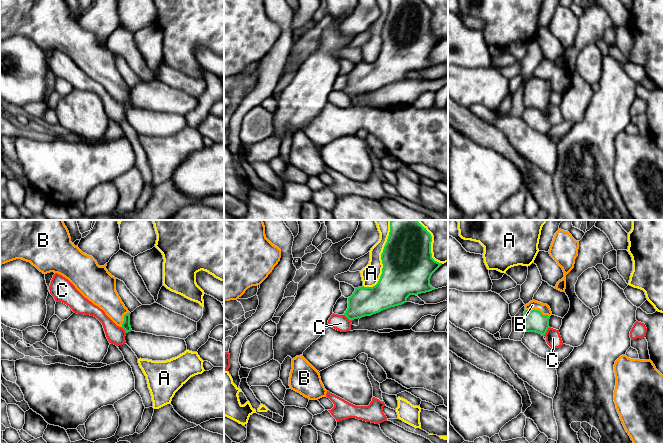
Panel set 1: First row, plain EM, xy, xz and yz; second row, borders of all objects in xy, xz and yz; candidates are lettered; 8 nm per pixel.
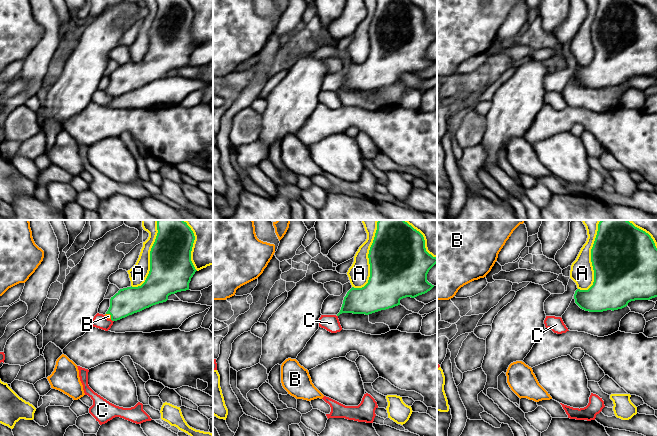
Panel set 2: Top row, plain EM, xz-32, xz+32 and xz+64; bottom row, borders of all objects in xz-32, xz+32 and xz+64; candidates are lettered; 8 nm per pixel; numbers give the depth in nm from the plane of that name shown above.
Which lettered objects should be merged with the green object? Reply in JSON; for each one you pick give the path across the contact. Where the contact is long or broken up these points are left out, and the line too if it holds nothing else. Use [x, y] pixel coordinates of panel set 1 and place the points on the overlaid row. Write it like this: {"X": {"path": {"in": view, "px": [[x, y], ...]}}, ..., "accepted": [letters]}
{"B": {"path": {"in": "yz", "px": [[534, 321], [537, 310], [532, 305]]}}, "accepted": ["B"]}

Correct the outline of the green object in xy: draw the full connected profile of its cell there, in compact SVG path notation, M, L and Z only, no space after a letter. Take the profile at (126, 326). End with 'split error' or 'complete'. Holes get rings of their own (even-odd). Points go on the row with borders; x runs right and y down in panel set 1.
M0 220L0 265L22 259L30 262L43 274L58 273L68 279L75 288L94 305L102 309L105 314L126 333L132 331L130 326L130 312L125 307L116 291L116 278L104 266L99 266L97 261L71 242L71 237L63 220Z | split error

